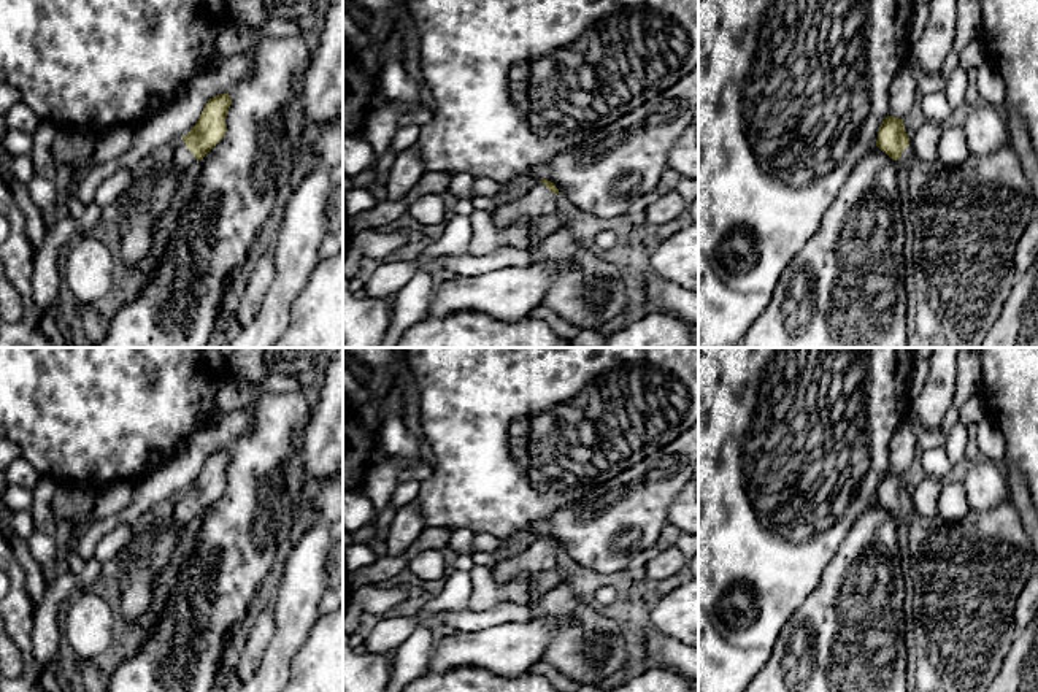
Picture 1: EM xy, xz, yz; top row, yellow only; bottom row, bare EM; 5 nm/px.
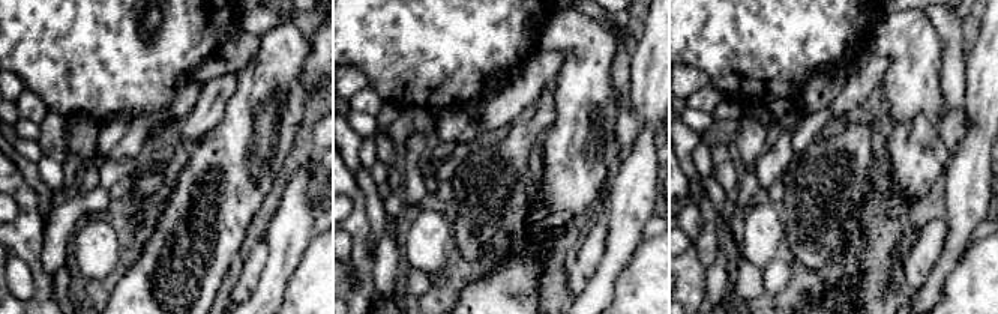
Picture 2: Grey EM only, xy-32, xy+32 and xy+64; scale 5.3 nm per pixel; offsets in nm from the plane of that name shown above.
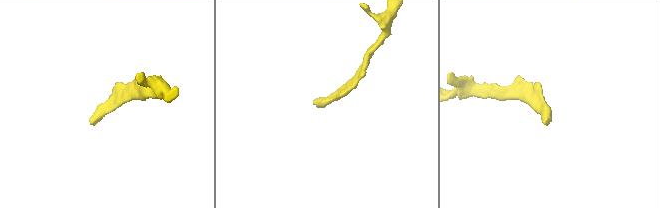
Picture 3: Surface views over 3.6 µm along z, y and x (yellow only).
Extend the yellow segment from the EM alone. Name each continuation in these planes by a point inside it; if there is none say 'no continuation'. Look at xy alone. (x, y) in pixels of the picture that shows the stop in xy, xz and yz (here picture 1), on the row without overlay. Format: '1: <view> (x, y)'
1: xy (146, 556)

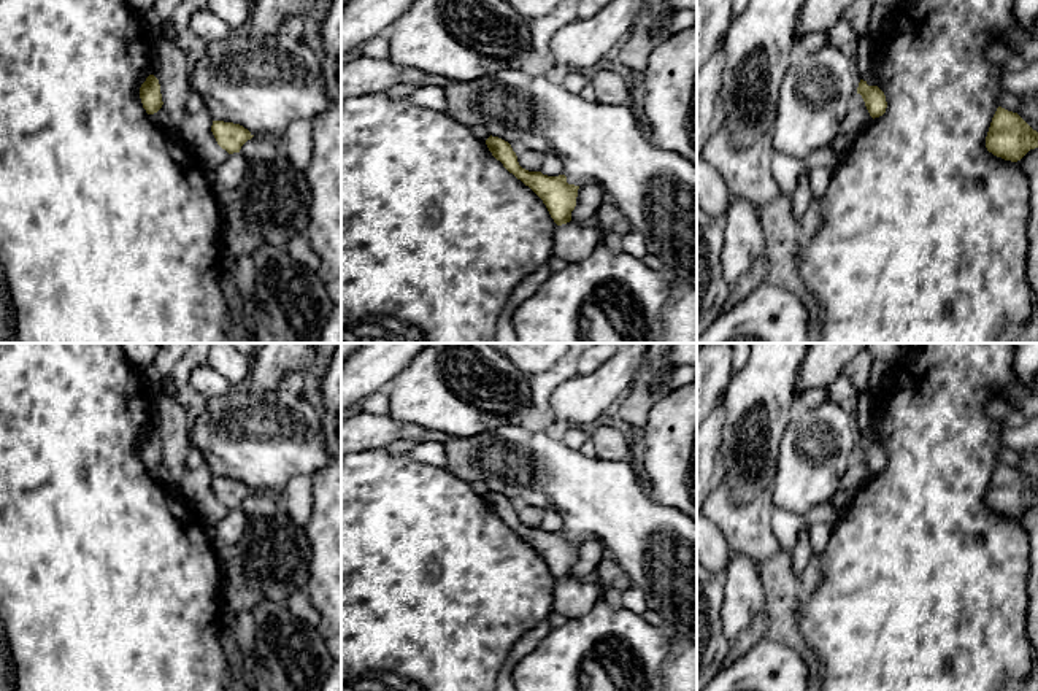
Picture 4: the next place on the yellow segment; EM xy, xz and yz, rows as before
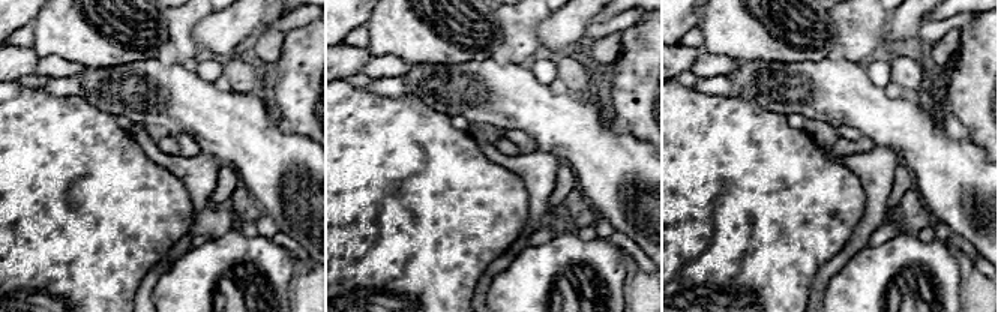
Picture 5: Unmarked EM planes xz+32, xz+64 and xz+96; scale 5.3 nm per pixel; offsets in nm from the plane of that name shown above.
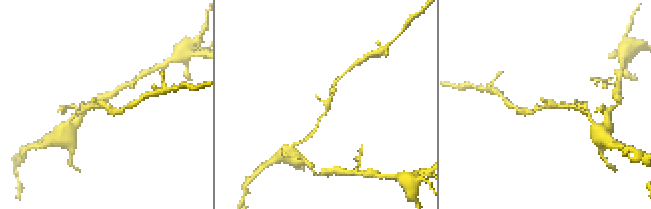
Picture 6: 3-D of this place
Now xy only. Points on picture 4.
no continuation

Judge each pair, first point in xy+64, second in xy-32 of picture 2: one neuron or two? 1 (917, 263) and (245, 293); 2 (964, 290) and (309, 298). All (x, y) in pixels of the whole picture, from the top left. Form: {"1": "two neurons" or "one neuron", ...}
{"1": "one neuron", "2": "one neuron"}

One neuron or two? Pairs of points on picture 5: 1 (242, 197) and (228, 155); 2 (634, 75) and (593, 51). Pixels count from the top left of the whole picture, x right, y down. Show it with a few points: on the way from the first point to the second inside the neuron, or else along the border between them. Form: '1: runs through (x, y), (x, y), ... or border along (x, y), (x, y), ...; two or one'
1: border along (240, 183), (260, 204), (263, 212); two
2: border along (622, 33), (619, 56), (608, 69); two

